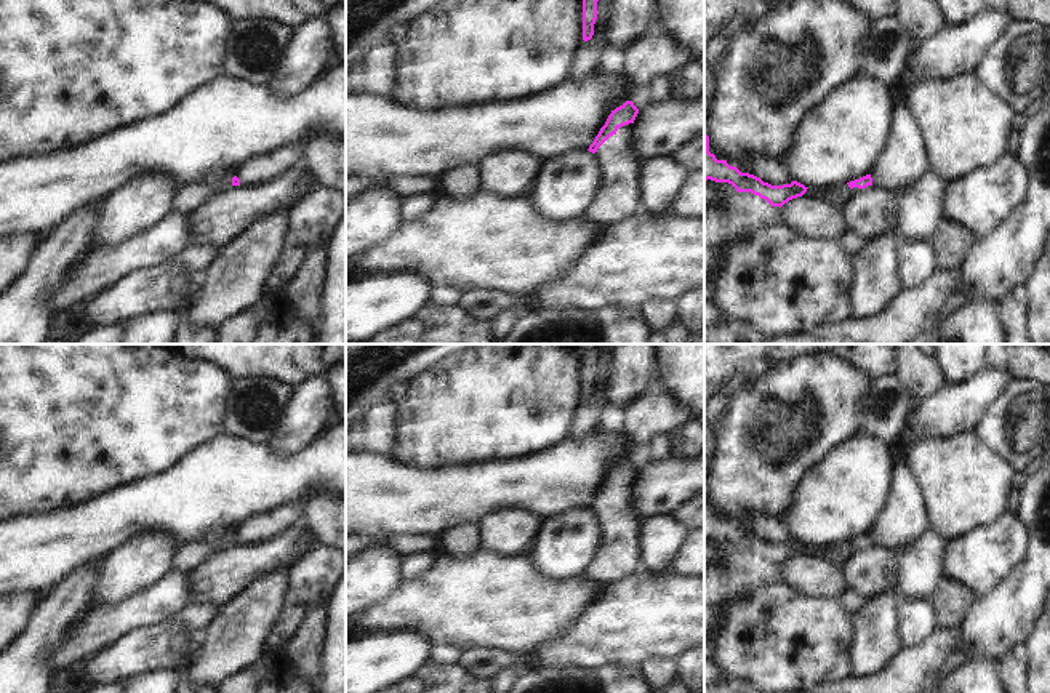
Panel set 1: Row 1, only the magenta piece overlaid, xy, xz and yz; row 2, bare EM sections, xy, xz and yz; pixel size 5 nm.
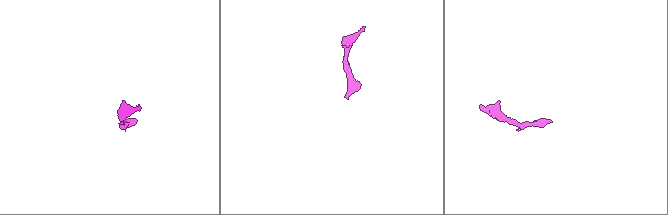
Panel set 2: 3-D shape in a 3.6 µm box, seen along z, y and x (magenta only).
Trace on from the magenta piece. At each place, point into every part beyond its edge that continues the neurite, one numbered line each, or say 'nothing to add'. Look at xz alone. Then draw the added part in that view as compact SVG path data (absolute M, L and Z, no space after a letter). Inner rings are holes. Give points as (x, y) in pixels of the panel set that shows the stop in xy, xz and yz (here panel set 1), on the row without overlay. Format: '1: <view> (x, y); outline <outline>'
1: xz (618, 554); outline M634 482L618 487L595 511L602 530L597 555L583 575L605 584L616 583L640 563L640 527L645 519L635 511Z

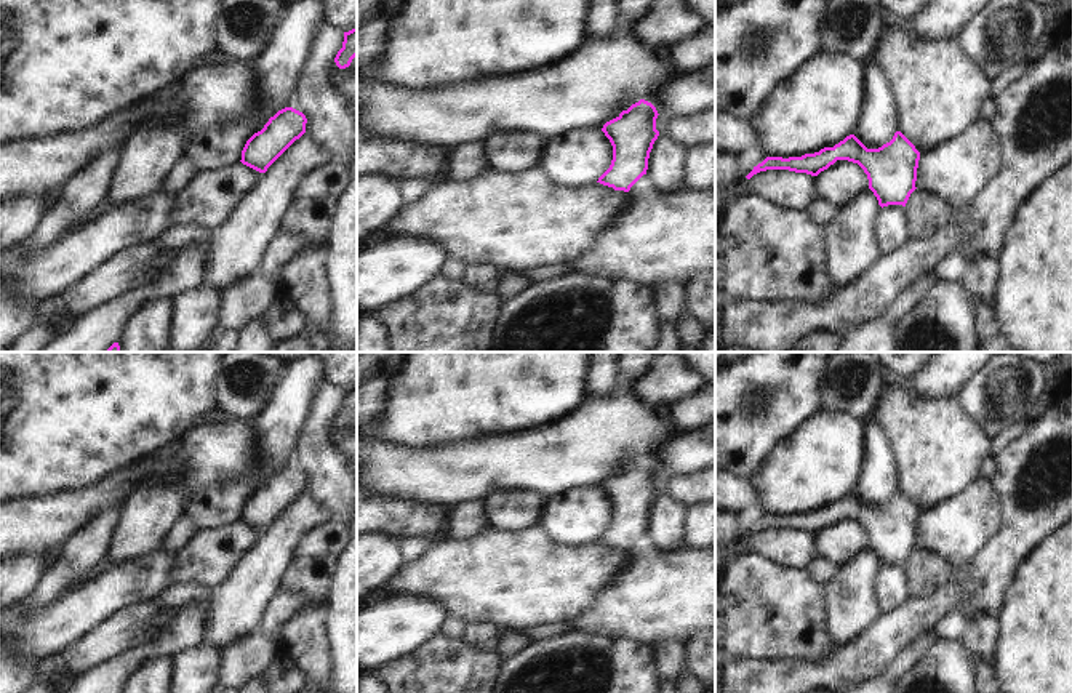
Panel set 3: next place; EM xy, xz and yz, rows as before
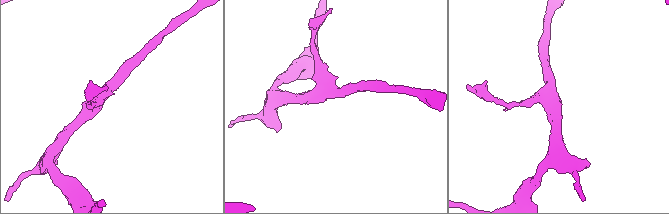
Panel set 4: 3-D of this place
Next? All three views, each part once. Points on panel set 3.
nothing to add

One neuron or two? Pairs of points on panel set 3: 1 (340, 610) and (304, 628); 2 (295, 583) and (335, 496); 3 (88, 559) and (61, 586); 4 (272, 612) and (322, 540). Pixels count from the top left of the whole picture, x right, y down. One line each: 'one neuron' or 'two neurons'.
1: two neurons
2: two neurons
3: one neuron
4: one neuron

